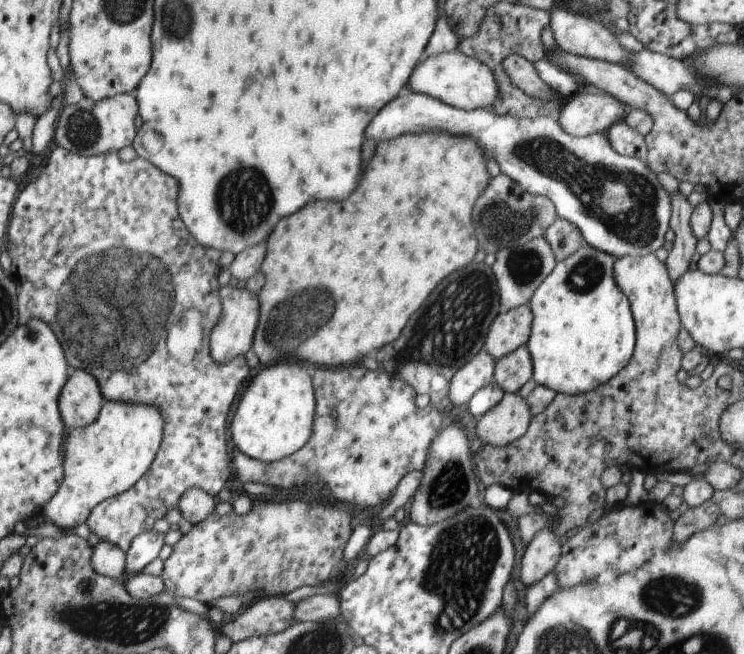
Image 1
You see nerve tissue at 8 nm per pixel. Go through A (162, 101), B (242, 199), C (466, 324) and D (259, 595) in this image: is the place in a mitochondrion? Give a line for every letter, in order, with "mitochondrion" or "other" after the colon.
A: other
B: mitochondrion
C: mitochondrion
D: other

